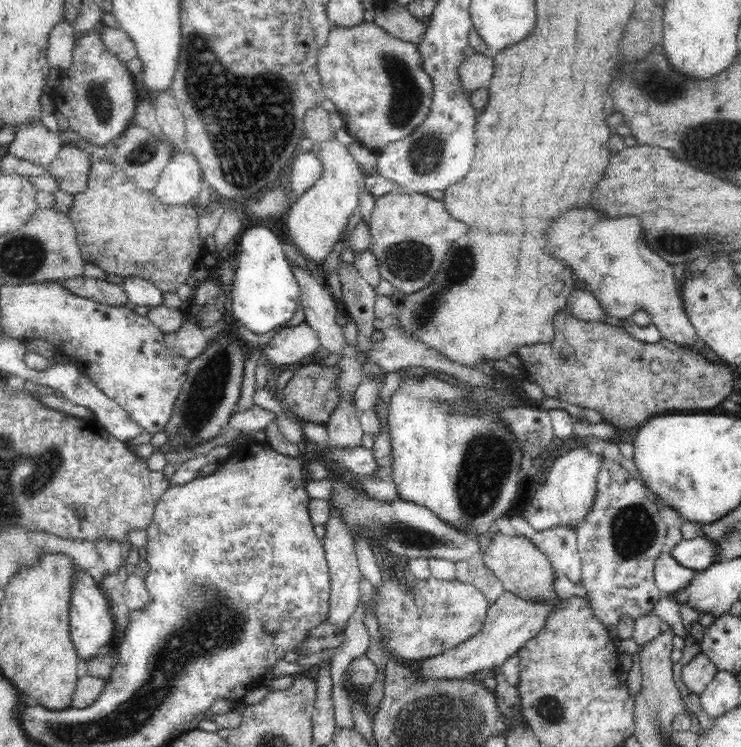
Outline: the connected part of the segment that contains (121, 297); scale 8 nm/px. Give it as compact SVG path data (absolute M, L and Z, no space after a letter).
M88 276L62 279L58 281L72 294L82 298L92 299L94 302L110 306L130 306L123 287L109 283L107 280L90 278Z

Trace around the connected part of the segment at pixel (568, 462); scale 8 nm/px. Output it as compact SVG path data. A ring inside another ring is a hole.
M584 448L564 452L552 464L546 480L535 488L534 496L530 500L521 500L521 516L536 531L548 530L554 526L576 528L592 508L602 464L601 456Z

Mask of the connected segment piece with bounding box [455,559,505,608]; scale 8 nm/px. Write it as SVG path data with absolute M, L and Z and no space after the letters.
M476 559L455 563L455 578L464 583L472 583L480 590L488 601L488 608L505 591L502 581L486 565L477 562Z

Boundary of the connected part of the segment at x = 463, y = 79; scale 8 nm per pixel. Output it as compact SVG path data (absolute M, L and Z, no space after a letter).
M472 55L458 66L458 78L463 92L471 93L482 87L487 87L494 74L494 57Z

